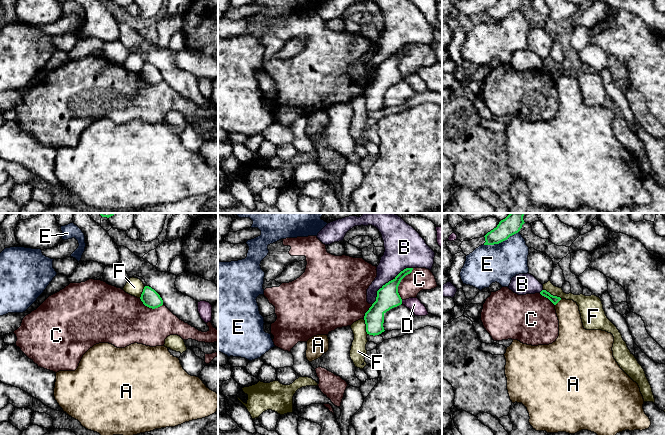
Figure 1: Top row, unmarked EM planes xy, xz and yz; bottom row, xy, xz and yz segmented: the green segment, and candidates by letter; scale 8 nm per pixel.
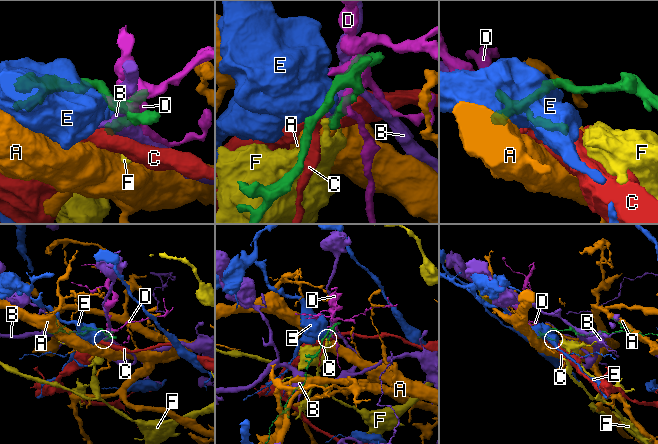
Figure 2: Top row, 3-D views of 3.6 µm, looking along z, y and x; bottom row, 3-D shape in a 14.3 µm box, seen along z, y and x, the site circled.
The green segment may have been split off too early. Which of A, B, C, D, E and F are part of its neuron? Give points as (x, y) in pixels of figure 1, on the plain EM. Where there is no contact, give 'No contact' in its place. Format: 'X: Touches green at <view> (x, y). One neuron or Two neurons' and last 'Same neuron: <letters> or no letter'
A: Touches green at yz (558, 77). Two neurons
B: Touches green at xz (377, 67). Two neurons
C: Touches green at xz (399, 59). Two neurons
D: Touches green at xz (401, 78). Two neurons
E: Touches green at yz (501, 17). Two neurons
F: Touches green at yz (552, 71). Two neurons
Same neuron: no letter

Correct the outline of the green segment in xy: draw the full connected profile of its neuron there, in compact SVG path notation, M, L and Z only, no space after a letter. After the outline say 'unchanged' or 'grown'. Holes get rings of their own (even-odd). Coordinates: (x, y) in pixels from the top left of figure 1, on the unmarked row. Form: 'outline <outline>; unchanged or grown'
outline M149 62L144 63L140 75L145 82L152 85L163 81L163 76L160 71Z; unchanged

